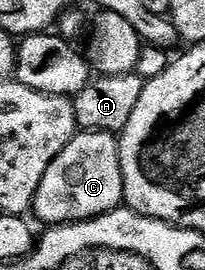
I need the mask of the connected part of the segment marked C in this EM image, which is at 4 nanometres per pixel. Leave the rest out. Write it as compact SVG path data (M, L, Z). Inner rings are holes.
M80 130L69 141L69 145L65 145L65 149L57 153L53 165L45 169L45 177L41 177L41 185L37 189L33 215L47 223L43 225L63 227L66 223L83 223L98 215L108 215L110 211L120 210L123 206L123 174L118 138L110 131Z

